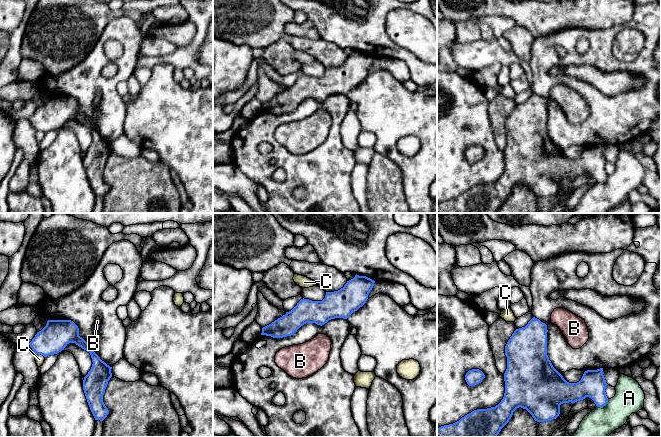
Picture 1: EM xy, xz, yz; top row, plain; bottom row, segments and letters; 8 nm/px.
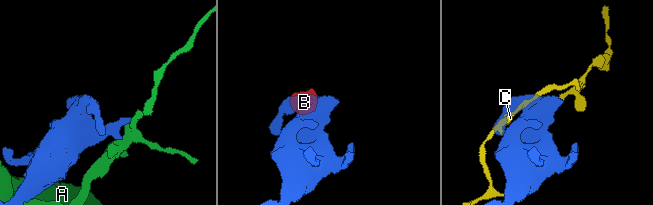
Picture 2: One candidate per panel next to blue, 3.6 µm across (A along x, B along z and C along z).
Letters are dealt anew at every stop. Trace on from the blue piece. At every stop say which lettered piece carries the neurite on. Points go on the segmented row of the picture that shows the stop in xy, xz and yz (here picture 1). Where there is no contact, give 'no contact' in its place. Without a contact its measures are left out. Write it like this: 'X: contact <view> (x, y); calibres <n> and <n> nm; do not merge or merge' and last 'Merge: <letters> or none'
A: contact yz (603, 405); calibres 200 and 260 nm; do not merge
B: contact xy (97, 325); calibres 30 and 50 nm; merge
C: contact xy (40, 353); calibres 240 and 70 nm; do not merge
Merge: B

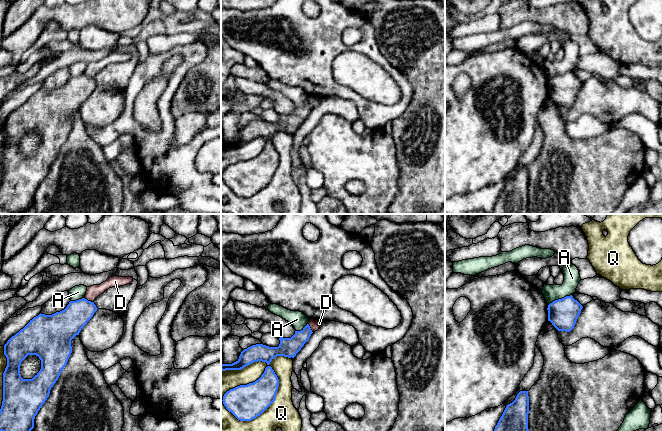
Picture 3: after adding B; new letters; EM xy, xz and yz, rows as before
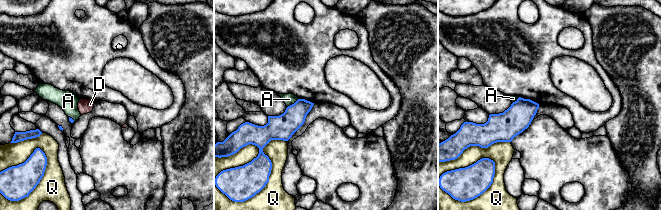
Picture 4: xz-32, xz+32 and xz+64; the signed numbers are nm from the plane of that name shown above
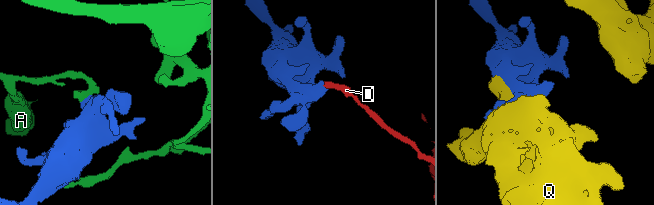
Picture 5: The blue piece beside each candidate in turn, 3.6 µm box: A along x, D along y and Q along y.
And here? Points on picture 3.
A: contact yz (559, 299); calibres 240 and 130 nm; do not merge
D: contact xz (310, 328); calibres 160 and 80 nm; do not merge
Q: contact xz (251, 383); calibres 280 and 180 nm; do not merge
Merge: none

